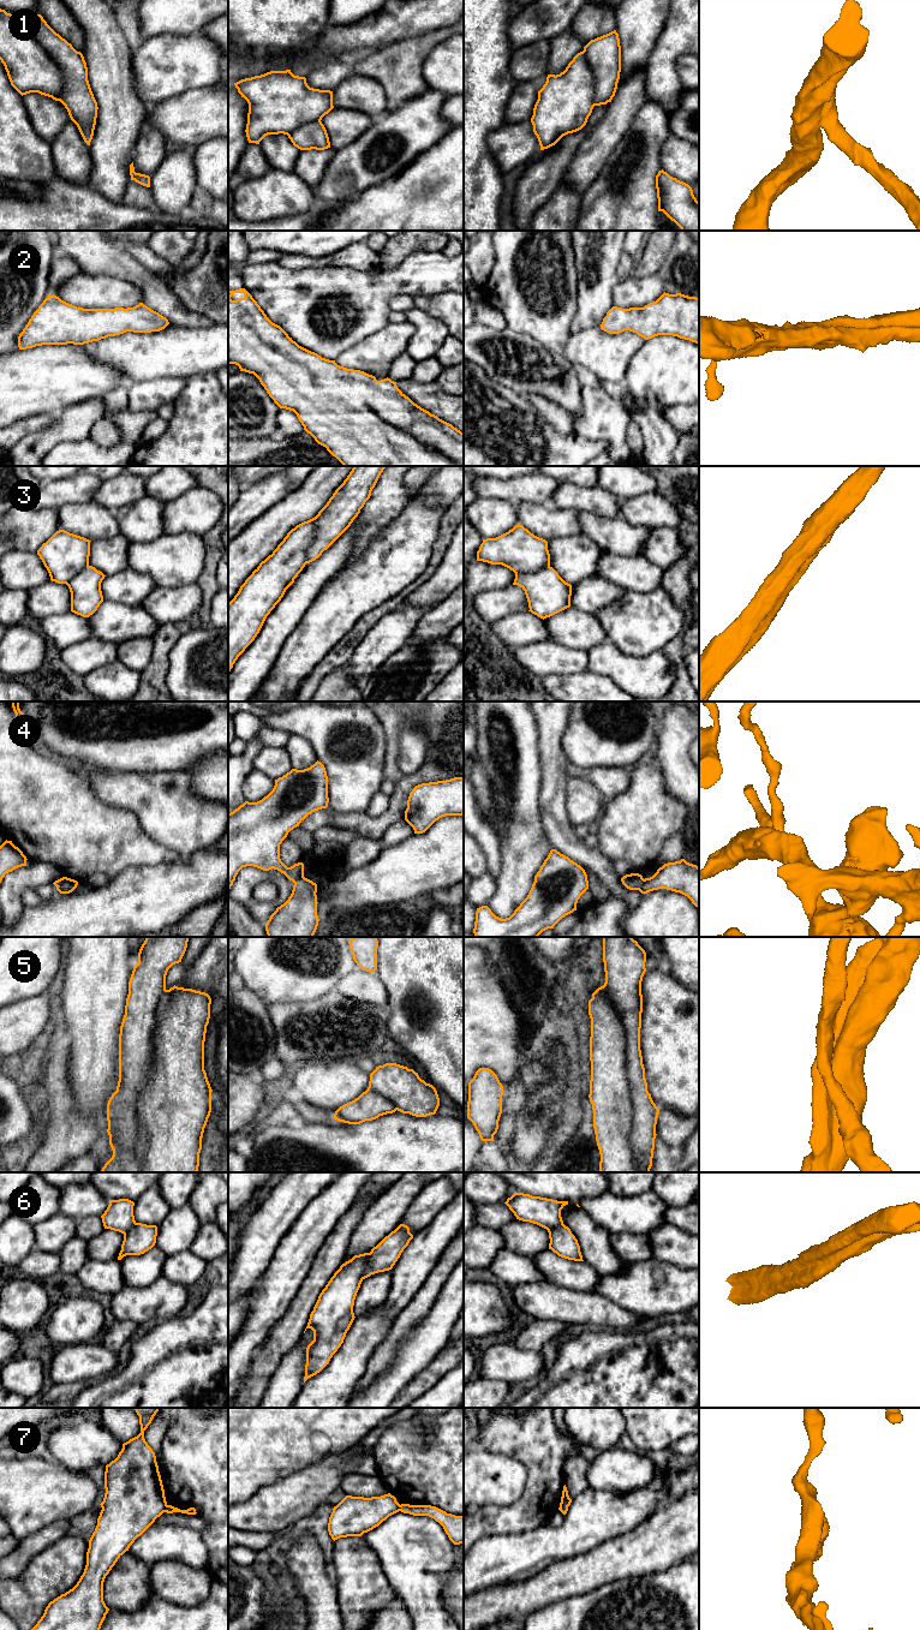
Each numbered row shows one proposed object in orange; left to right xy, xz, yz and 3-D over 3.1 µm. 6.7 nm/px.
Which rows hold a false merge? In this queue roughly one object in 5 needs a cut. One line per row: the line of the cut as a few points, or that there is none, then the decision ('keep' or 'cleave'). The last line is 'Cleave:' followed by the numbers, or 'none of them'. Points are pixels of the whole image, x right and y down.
1: cut none; keep
2: cut none; keep
3: cut xz (328, 502), (316, 519), (316, 535), (306, 551), (305, 562); cleave
4: cut yz (644, 879), (639, 890); cleave
5: cut none; keep
6: cut xz (370, 1253), (362, 1278); cleave
7: cut xy (167, 1505), (163, 1511); cleave
Cleave: 3, 4, 6, 7

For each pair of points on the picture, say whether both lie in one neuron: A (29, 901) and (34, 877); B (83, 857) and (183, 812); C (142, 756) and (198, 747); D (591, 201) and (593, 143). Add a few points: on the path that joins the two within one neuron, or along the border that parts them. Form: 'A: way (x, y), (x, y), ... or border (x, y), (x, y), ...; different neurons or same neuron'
A: border (35, 888), (28, 888), (23, 891), (23, 906); different neurons
B: border (125, 808), (135, 813), (153, 839), (167, 846); different neurons
C: way (156, 747), (184, 747); same neuron
D: border (608, 159), (597, 178), (581, 196); different neurons

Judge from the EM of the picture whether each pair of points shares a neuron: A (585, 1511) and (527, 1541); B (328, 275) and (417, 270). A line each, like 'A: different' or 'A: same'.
A: same
B: same

